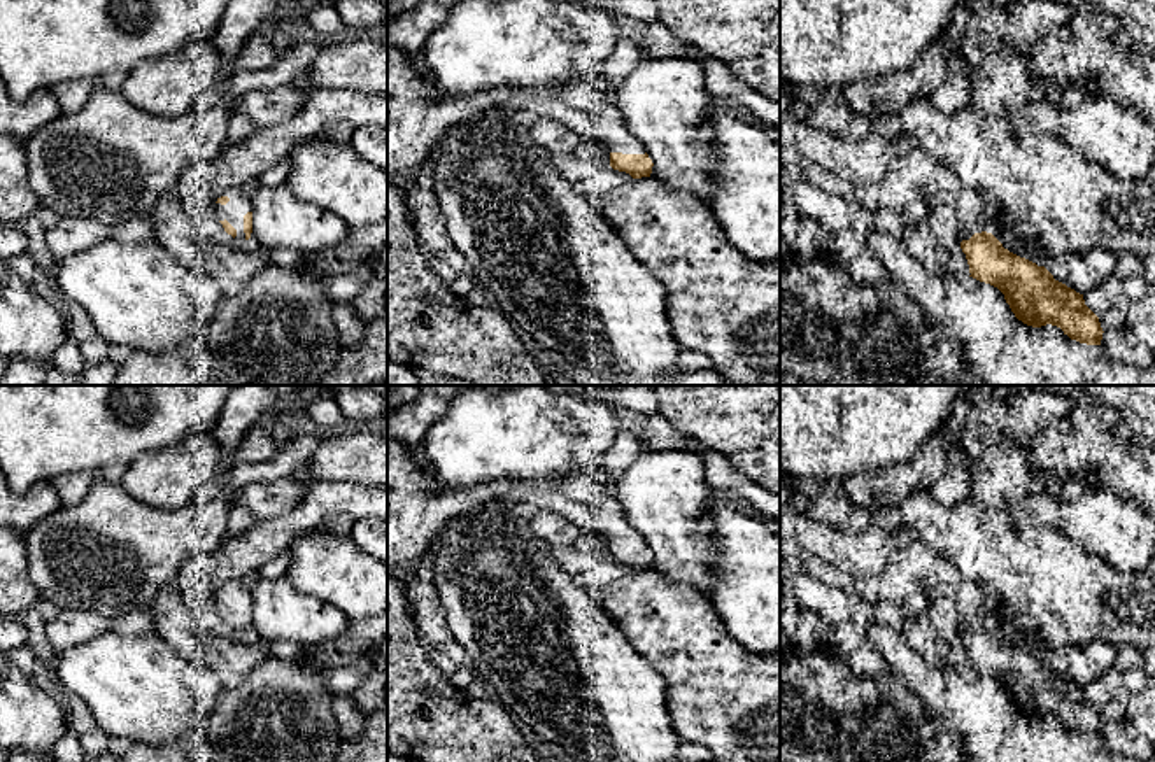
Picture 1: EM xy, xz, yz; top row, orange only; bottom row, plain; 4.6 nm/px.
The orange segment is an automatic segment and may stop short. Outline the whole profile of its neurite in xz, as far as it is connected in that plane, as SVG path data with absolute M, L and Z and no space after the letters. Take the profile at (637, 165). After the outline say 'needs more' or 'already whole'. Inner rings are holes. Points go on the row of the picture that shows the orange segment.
M387 44L387 170L412 180L419 180L431 145L450 126L494 107L508 107L528 119L554 119L587 138L596 138L610 152L610 166L629 173L633 179L650 177L652 159L643 144L627 130L615 107L606 100L606 84L601 74L573 79L557 88L494 88L468 96L447 96L442 91L429 93L422 81L422 68L410 61L400 49Z | needs more

